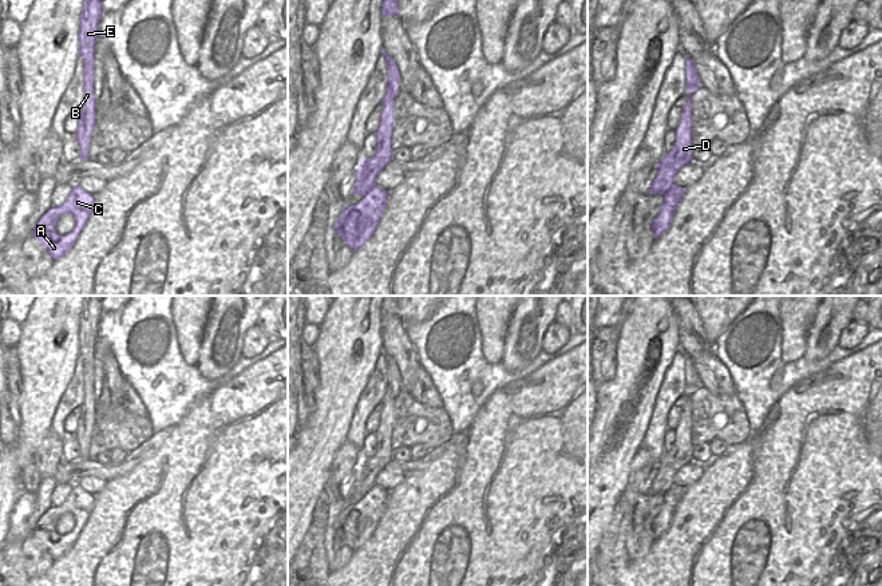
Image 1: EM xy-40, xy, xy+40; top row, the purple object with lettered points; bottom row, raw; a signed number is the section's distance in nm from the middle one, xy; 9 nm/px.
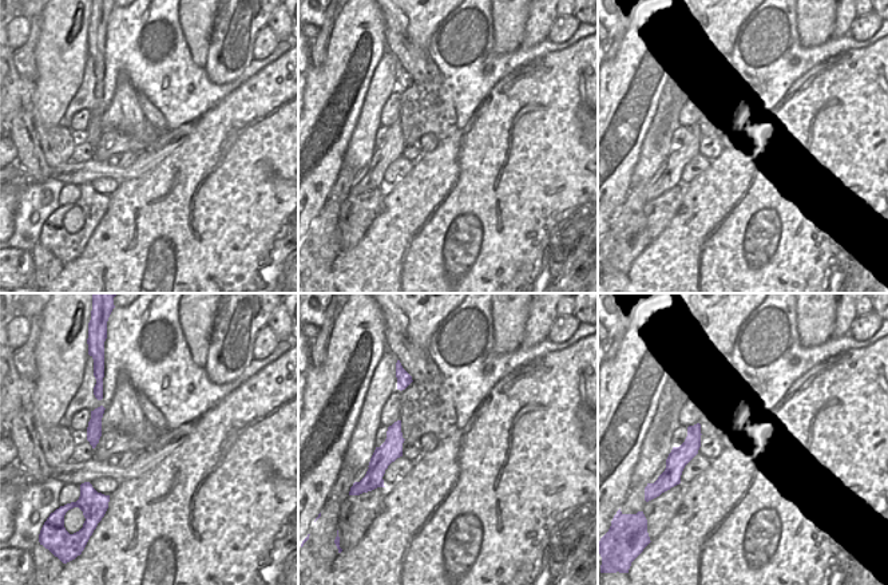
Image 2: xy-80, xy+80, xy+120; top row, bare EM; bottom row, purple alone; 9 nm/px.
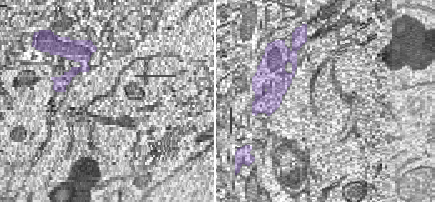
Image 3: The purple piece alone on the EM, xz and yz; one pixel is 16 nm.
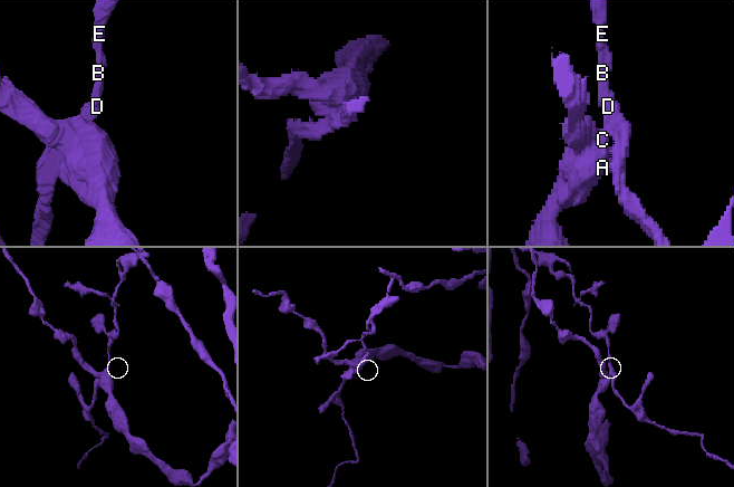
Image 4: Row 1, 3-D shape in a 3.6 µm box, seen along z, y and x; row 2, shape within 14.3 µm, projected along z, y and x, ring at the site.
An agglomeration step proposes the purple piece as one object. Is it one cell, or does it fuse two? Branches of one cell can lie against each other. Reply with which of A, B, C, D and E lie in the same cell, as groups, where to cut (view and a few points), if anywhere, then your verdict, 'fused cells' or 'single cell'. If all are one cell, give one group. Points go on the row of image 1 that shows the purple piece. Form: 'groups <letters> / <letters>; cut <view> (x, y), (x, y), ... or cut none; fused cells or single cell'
groups A C / B D E; cut xy (375, 185), (363, 197); fused cells

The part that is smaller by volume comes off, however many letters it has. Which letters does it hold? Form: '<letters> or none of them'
B, D, E

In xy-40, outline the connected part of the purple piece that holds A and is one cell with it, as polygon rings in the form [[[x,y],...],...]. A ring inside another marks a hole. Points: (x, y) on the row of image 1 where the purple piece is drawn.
[[[74,185],[67,199],[60,206],[52,206],[37,221],[32,237],[46,249],[52,260],[64,257],[75,245],[94,207],[94,195]],[[62,214],[72,214],[74,229],[60,235],[55,226]]]

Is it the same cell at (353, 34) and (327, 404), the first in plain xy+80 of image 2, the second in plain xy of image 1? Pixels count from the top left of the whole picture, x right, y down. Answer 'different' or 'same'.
same

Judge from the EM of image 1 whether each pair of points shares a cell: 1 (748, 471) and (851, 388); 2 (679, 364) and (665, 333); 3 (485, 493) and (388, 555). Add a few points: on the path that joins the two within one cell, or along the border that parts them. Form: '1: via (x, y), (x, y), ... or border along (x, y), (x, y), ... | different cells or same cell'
1: via (774, 455), (818, 411), (826, 410) | same cell
2: border along (679, 349), (660, 383) | different cells
3: via (461, 517), (422, 555), (412, 555) | same cell

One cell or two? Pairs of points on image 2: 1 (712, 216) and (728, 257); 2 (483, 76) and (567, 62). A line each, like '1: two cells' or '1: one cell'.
1: one cell
2: two cells

